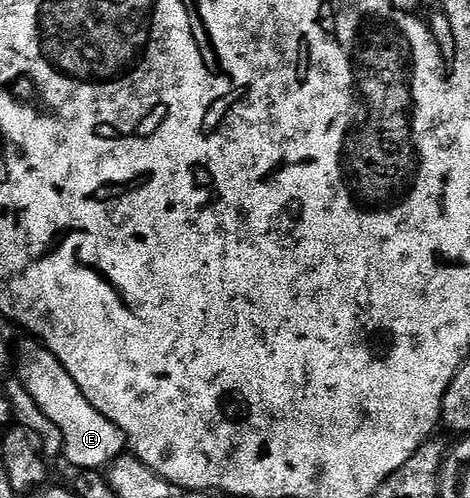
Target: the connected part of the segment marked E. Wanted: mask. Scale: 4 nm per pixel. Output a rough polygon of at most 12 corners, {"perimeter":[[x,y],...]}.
{"perimeter":[[34,337],[17,378],[61,429],[62,458],[106,469],[125,433],[89,405],[65,365]]}

